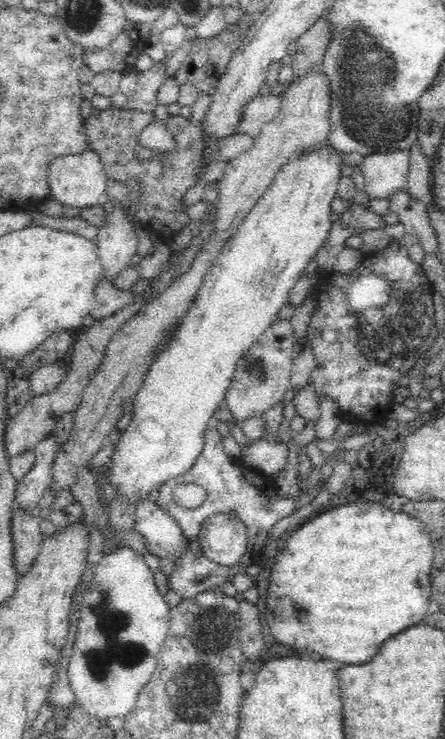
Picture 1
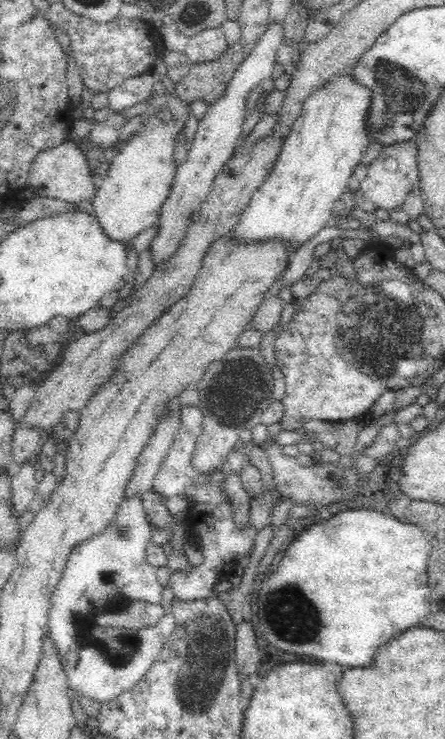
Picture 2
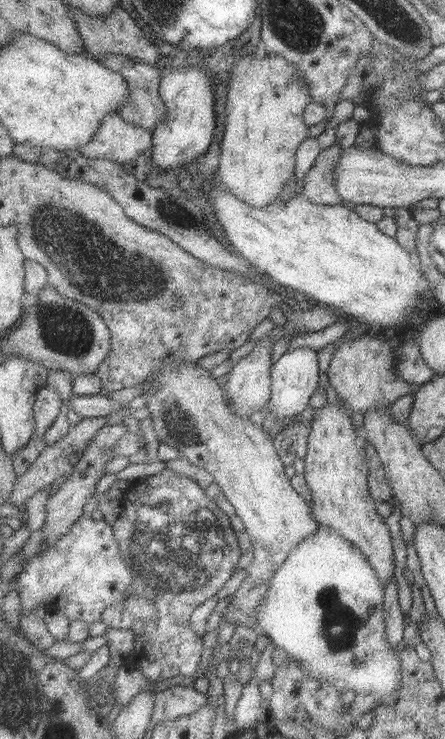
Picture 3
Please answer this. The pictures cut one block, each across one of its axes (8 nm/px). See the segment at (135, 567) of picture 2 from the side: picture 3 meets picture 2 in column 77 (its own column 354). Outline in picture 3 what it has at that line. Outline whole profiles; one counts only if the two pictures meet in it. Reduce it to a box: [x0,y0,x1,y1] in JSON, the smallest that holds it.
[254,526,401,705]

